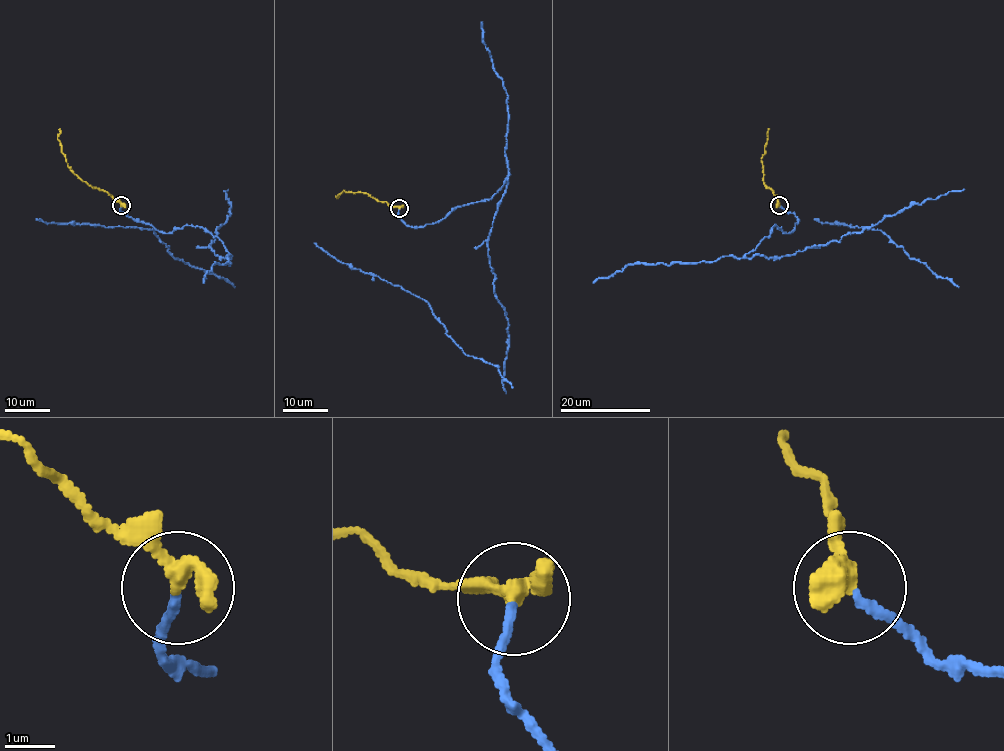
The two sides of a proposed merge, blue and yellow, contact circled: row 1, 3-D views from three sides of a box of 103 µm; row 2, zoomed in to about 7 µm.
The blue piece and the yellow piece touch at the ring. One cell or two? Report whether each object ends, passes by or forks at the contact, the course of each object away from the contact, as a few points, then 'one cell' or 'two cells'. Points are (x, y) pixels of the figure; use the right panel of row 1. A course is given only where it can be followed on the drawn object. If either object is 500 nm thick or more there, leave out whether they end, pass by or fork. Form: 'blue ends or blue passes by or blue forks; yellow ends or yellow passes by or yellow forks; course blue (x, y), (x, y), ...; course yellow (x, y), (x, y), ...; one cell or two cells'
blue ends; yellow passes by; course blue (779, 205), (796, 216), (795, 229), (785, 233), (776, 225), (747, 258), (826, 246), (912, 205), (964, 189); course yellow (779, 205), (778, 197), (763, 181), (761, 159), (769, 128); one cell

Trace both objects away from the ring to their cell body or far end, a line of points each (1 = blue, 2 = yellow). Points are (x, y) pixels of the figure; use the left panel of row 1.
1: (122, 205), (121, 212), (167, 233), (185, 225), (206, 229), (230, 258), (210, 248), (230, 215), (228, 189)
2: (122, 205), (106, 191), (82, 181), (67, 165), (57, 138), (60, 128)

